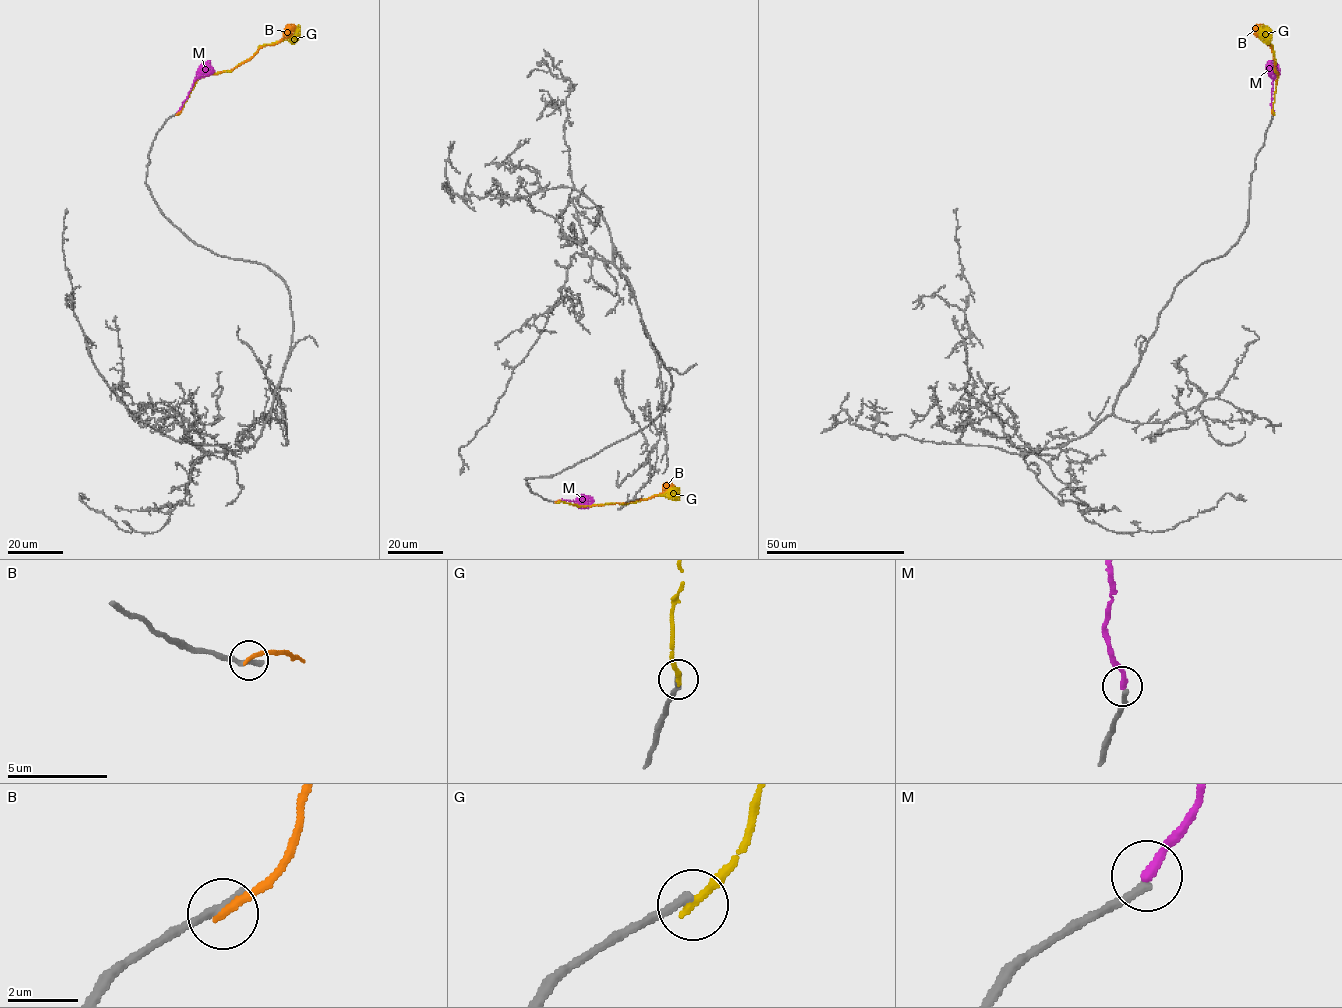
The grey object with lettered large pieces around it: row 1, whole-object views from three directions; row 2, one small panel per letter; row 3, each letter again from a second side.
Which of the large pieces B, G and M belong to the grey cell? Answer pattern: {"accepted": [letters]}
{"accepted": []}

